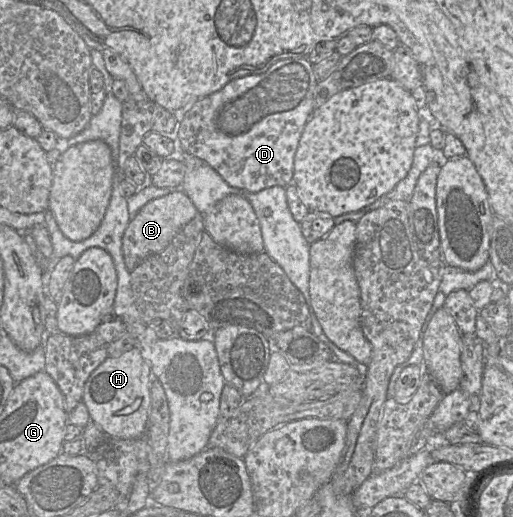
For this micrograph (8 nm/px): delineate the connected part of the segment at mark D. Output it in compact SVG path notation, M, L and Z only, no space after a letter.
M286 58L275 62L263 73L247 75L229 81L222 89L213 94L201 98L186 110L179 112L180 122L174 133L179 152L193 155L209 164L224 180L232 186L249 192L259 192L272 186L286 187L293 183L294 156L299 144L304 127L315 110L315 90L318 79L311 64L306 58Z

